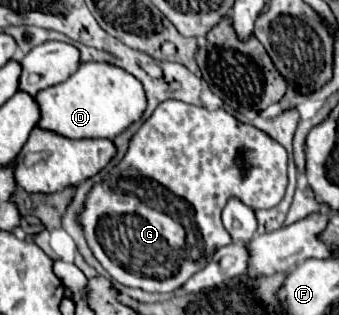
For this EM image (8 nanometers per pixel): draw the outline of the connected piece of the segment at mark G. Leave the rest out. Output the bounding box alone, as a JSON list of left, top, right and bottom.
[77,100,287,292]

